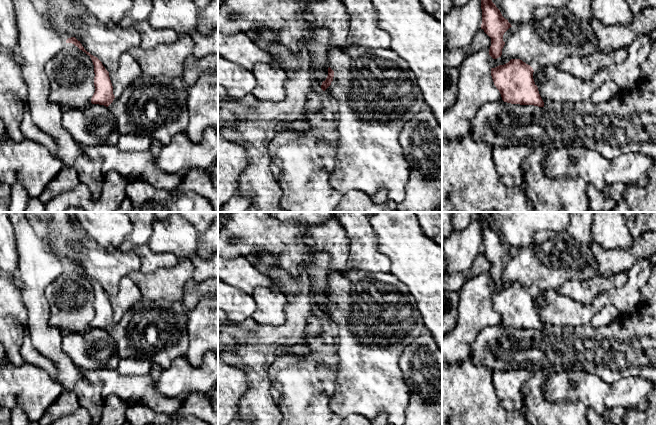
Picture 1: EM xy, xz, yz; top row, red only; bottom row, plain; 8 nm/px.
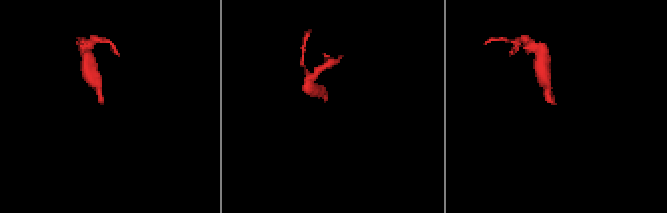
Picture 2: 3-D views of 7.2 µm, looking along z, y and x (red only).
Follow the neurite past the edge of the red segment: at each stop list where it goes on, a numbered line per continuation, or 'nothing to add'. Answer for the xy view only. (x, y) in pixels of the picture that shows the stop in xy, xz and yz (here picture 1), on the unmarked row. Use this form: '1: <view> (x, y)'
1: xy (156, 331)

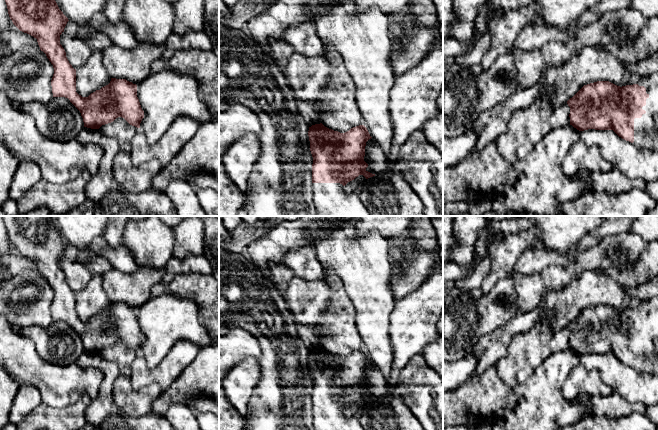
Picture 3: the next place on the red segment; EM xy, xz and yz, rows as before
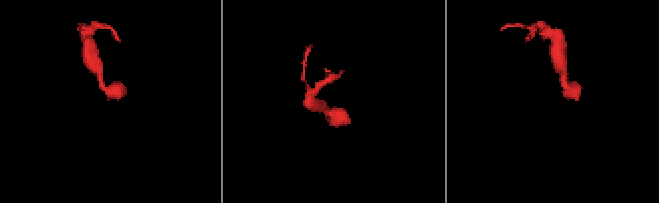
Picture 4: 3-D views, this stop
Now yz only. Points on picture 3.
1: yz (645, 357)

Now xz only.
1: xz (324, 418)

